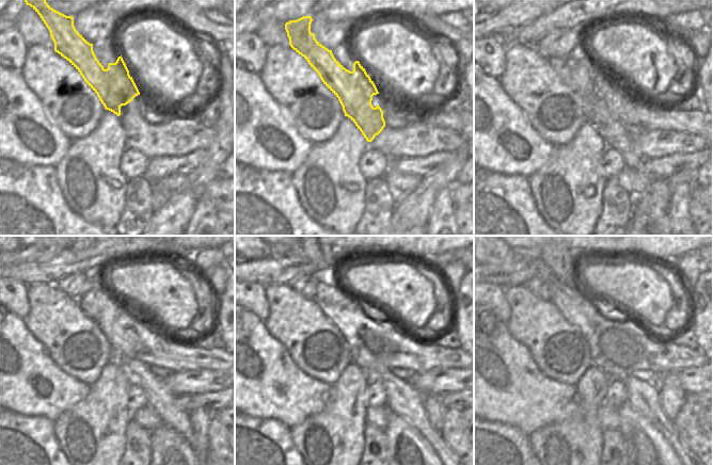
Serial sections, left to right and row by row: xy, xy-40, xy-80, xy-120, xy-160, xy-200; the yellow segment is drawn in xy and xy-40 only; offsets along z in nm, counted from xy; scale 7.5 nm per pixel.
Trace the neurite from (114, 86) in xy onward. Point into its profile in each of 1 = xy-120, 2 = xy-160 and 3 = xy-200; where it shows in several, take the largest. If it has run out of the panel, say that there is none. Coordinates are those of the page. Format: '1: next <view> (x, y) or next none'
1: next xy-120 (159, 396)
2: next xy-160 (405, 400)
3: next xy-200 (645, 398)

